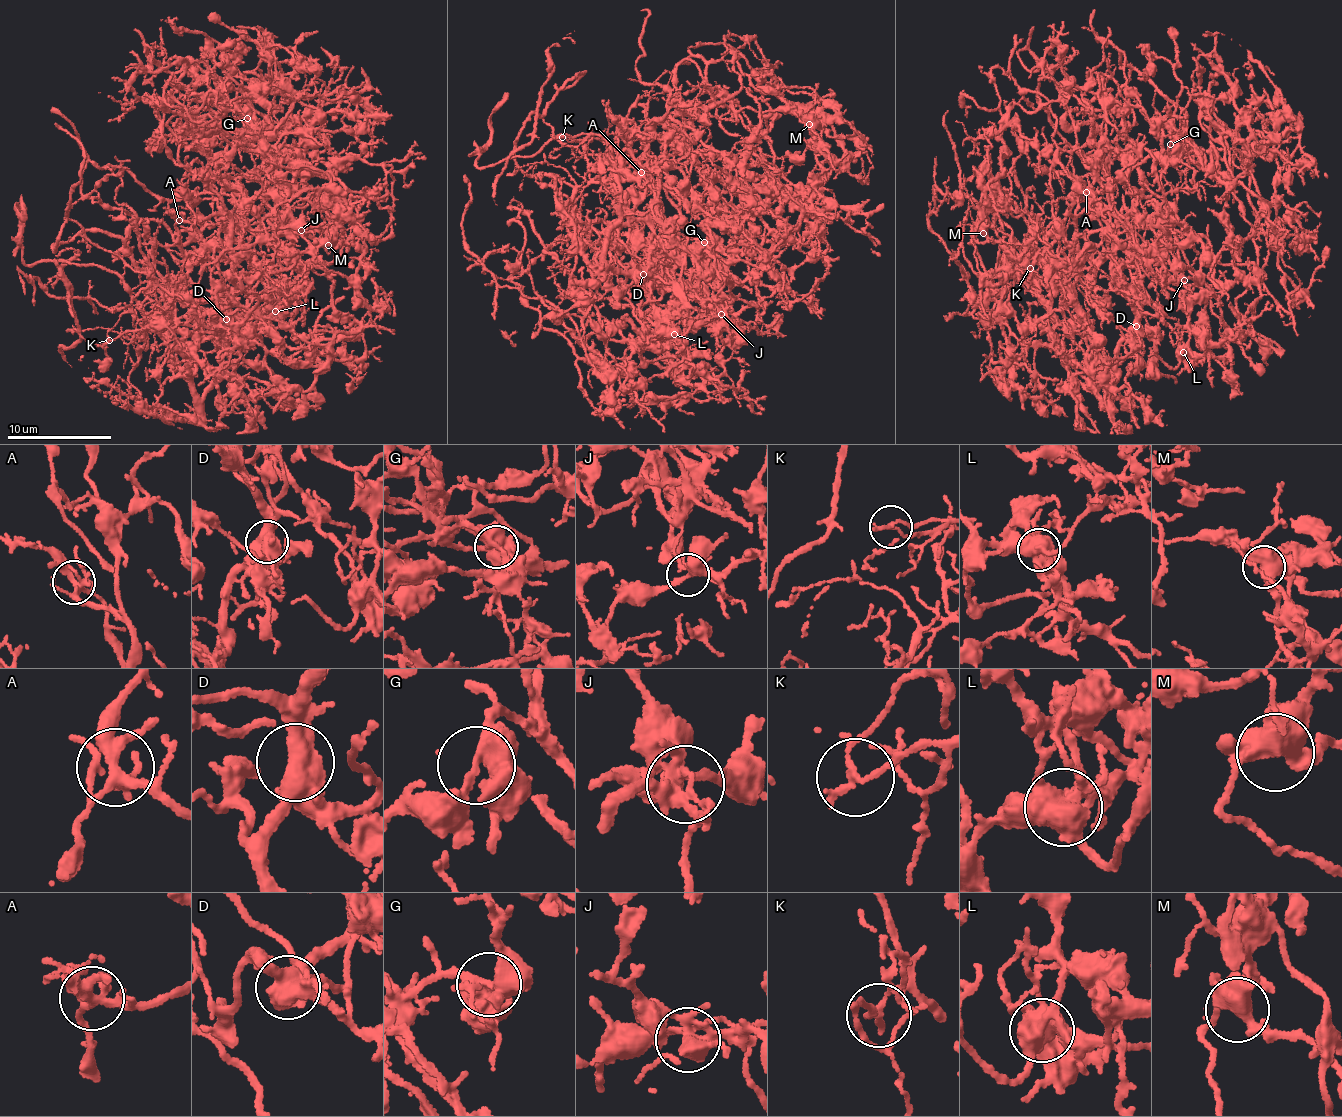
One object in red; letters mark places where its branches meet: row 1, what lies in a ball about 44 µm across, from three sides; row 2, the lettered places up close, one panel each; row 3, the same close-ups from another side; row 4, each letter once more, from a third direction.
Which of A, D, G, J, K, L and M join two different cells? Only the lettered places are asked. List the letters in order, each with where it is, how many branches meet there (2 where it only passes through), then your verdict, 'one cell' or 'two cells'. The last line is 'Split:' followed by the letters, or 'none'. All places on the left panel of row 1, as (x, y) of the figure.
A: at (179, 220); 6 branches meet; two cells
D: at (226, 319); 3 branches meet; two cells
G: at (247, 118); 3 branches meet; one cell
J: at (301, 230); 5 branches meet; one cell
K: at (109, 340); 2 branches meet; two cells
L: at (275, 311); 5 branches meet; two cells
M: at (328, 245); 5 branches meet; one cell
Split: A, D, K, L

